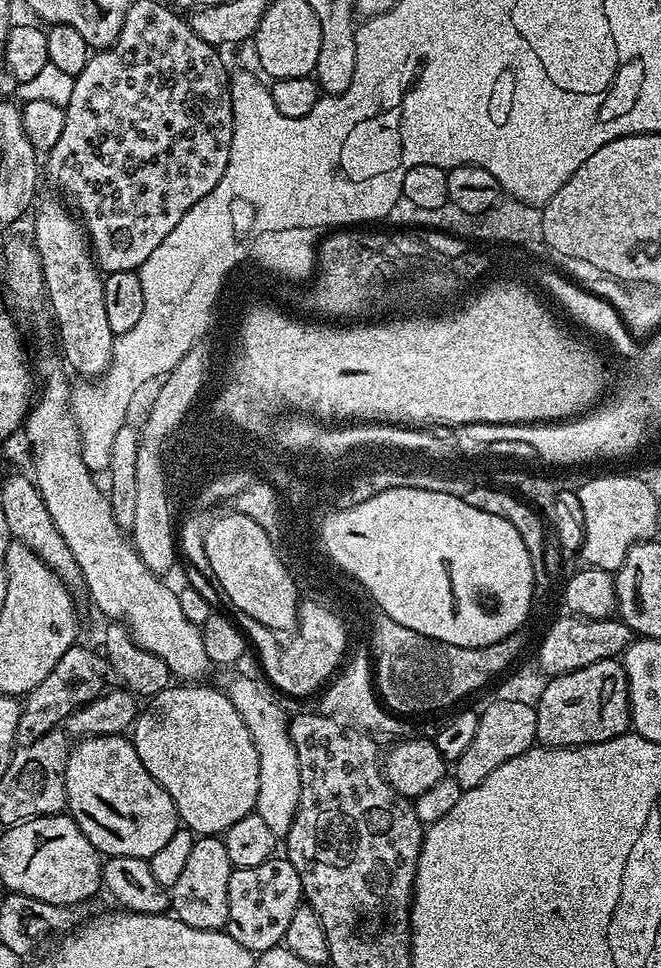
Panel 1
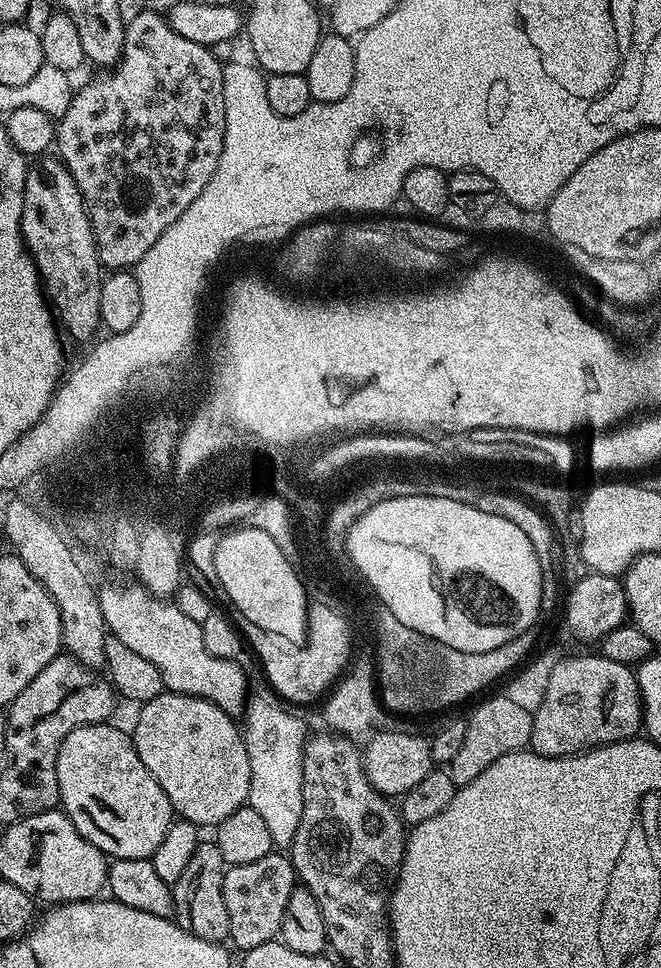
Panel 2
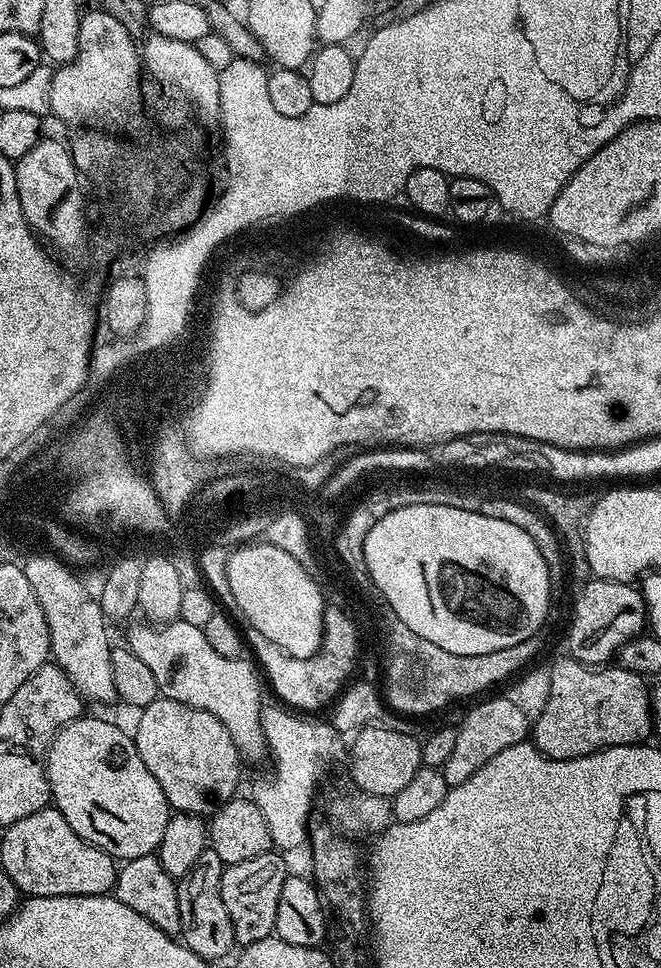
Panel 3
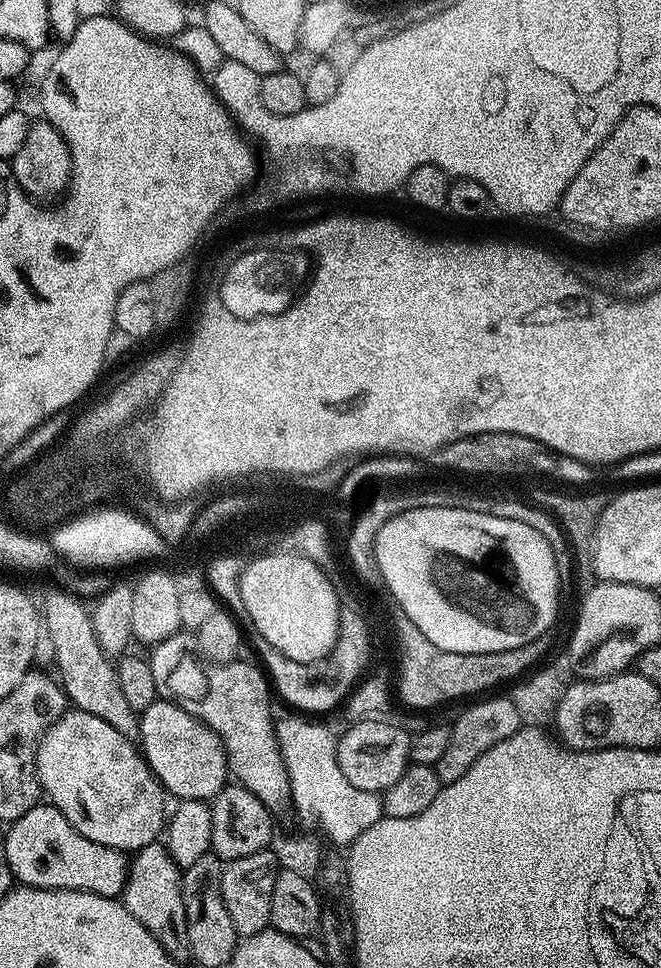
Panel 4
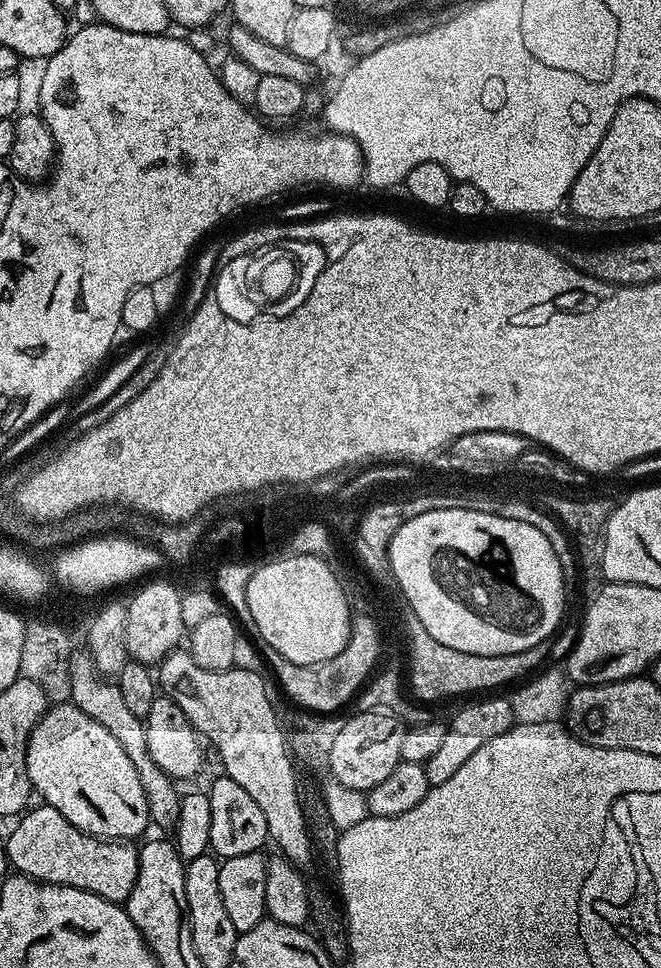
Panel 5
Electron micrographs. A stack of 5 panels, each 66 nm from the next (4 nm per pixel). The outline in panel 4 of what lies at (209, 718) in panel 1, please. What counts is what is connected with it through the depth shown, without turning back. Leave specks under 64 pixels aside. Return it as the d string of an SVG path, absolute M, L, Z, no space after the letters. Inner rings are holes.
M167 698L156 699L139 717L138 744L144 763L165 793L173 792L180 800L208 802L221 792L230 773L224 744L216 733Z

